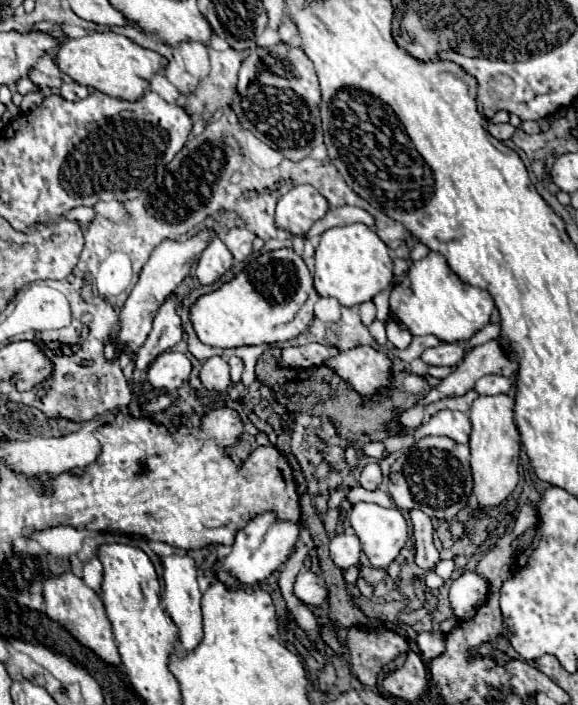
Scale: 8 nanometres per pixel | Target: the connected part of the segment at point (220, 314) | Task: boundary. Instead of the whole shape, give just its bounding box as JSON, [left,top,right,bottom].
[189,248,319,348]

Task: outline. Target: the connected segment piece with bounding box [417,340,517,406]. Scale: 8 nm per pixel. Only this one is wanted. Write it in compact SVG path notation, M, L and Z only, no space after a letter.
M491 340L483 346L477 346L465 354L461 364L453 368L453 372L441 380L435 388L431 388L417 404L427 406L441 398L463 396L473 390L475 382L487 374L499 374L513 378L517 372L517 364L509 358L499 340Z

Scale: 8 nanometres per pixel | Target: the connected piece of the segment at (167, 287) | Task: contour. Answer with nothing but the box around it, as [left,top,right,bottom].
[105,230,215,360]

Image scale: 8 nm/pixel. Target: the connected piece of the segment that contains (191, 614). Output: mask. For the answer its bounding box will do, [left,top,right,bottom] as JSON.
[163,556,203,652]

